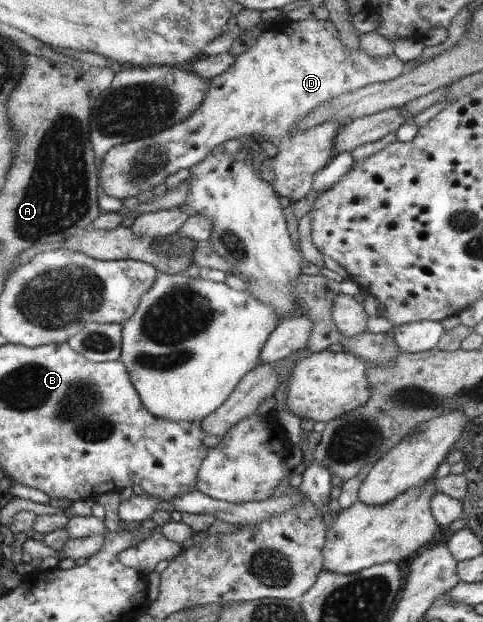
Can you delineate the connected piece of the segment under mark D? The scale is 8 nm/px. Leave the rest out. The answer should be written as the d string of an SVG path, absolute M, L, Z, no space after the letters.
M285 18L273 21L255 45L245 53L235 56L235 63L219 76L208 80L209 91L205 95L203 105L197 108L189 119L167 128L163 132L133 142L119 144L109 150L103 157L101 165L100 192L107 198L123 201L137 197L140 193L154 190L165 177L179 169L191 169L211 153L213 148L242 136L261 136L265 141L277 146L278 153L266 158L262 164L268 166L275 176L271 187L277 195L300 201L311 191L317 170L323 170L333 158L334 139L341 129L342 123L332 121L313 127L307 131L297 131L295 124L309 114L317 106L327 104L347 92L355 92L369 84L389 82L401 76L405 68L397 56L373 57L365 54L360 48L347 52L340 39L340 32L329 20L305 19L292 21Z

